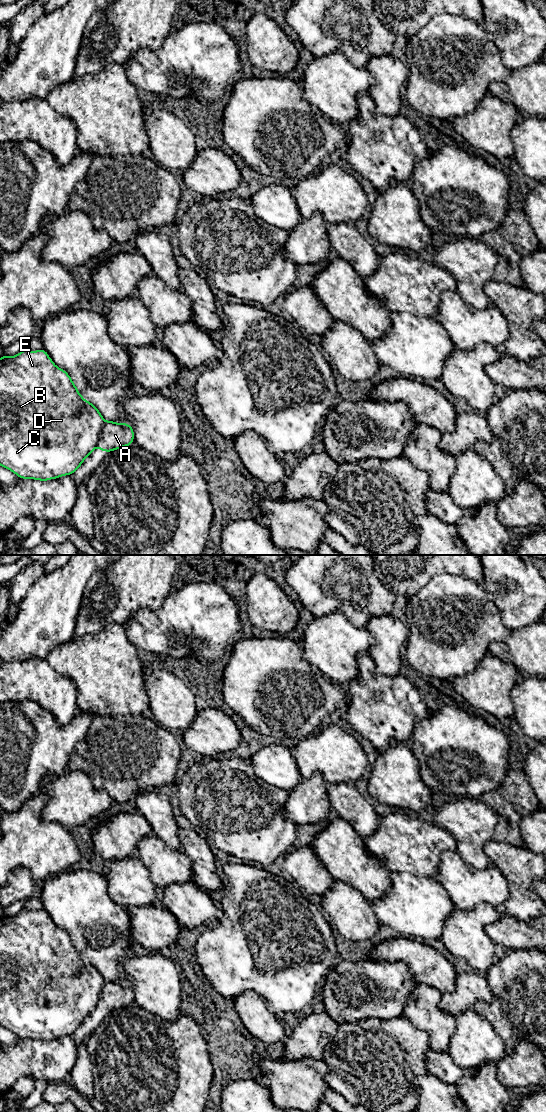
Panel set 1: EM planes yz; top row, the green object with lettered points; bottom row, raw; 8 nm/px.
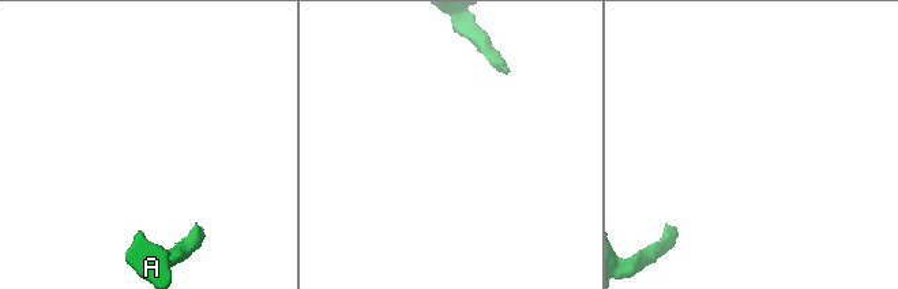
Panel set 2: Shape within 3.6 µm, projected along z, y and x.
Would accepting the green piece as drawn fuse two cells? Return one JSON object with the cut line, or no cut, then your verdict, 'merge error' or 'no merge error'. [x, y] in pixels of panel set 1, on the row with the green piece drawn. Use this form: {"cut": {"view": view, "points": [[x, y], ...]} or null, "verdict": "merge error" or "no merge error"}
{"cut": {"view": "yz", "points": [[105, 421], [96, 446]]}, "verdict": "merge error"}

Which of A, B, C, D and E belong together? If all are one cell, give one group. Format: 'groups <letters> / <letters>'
groups A / B C D E

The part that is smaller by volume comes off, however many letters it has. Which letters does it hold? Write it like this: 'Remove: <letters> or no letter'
Remove: A

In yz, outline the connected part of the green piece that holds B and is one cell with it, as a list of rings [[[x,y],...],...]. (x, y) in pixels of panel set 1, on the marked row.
[[[23,349],[15,356],[3,355],[0,358],[0,466],[12,471],[19,478],[48,481],[65,475],[71,476],[97,447],[104,423],[100,411],[82,397],[69,374],[57,367],[44,349],[37,351]]]

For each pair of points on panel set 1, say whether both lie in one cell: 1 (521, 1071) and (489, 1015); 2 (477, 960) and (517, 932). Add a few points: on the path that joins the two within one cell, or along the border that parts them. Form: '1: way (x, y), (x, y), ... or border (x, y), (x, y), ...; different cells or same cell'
1: border (531, 1042), (518, 1038), (515, 1046), (507, 1051); different cells
2: border (500, 919), (490, 923), (485, 929), (493, 942); different cells

